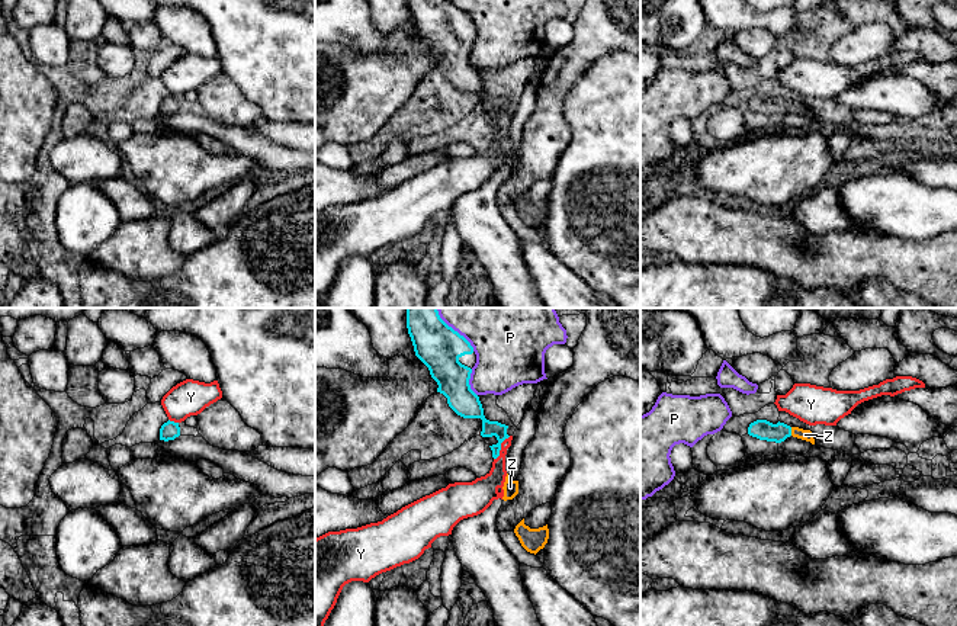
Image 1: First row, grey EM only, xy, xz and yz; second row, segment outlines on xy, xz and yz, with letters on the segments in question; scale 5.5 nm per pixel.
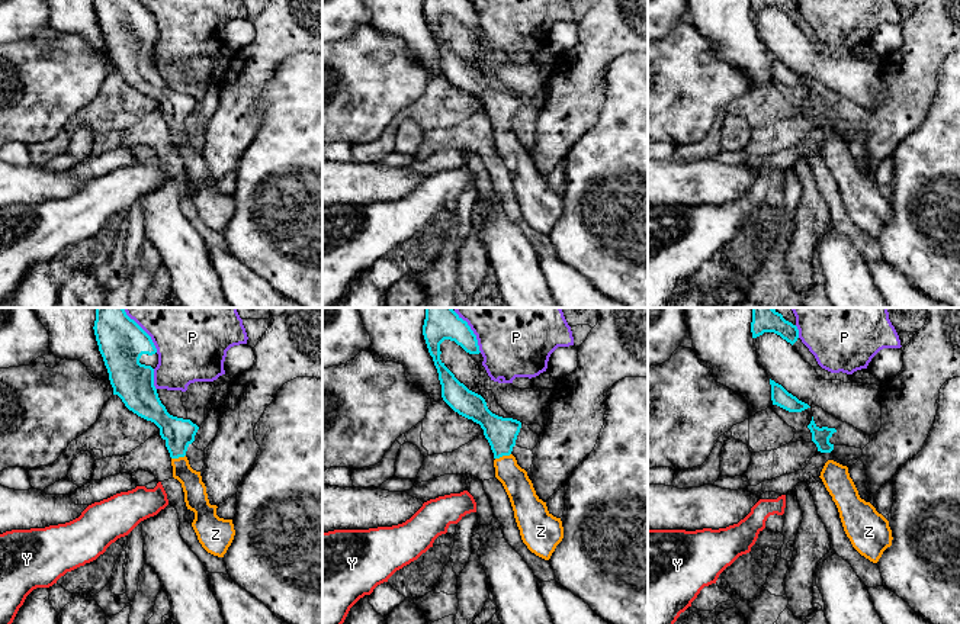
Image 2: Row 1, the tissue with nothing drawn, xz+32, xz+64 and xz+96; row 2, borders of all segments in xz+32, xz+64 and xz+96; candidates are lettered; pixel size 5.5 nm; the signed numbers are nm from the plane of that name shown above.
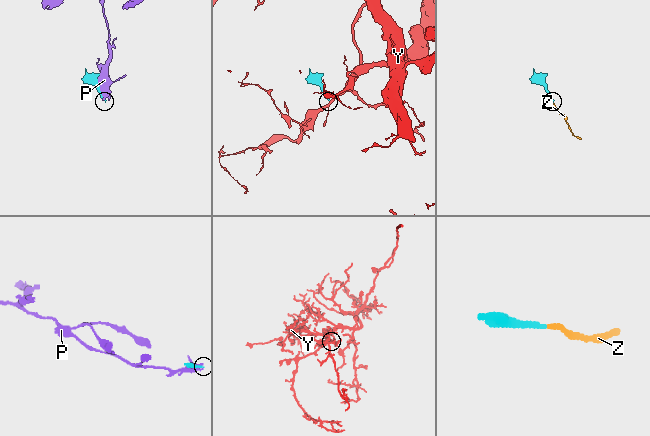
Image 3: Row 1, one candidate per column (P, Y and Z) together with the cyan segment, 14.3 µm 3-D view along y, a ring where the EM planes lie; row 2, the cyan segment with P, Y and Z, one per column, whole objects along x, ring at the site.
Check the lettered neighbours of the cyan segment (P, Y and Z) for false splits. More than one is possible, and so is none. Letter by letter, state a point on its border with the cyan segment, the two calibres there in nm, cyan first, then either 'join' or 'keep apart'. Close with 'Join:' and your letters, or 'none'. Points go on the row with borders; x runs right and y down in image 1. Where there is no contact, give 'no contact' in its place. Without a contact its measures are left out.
P: xz (468, 382) | 240/340 nm | keep apart
Y: xz (500, 448) | 90/150 nm | keep apart
Z: yz (790, 432) | 110/60 nm | join
Join: Z

